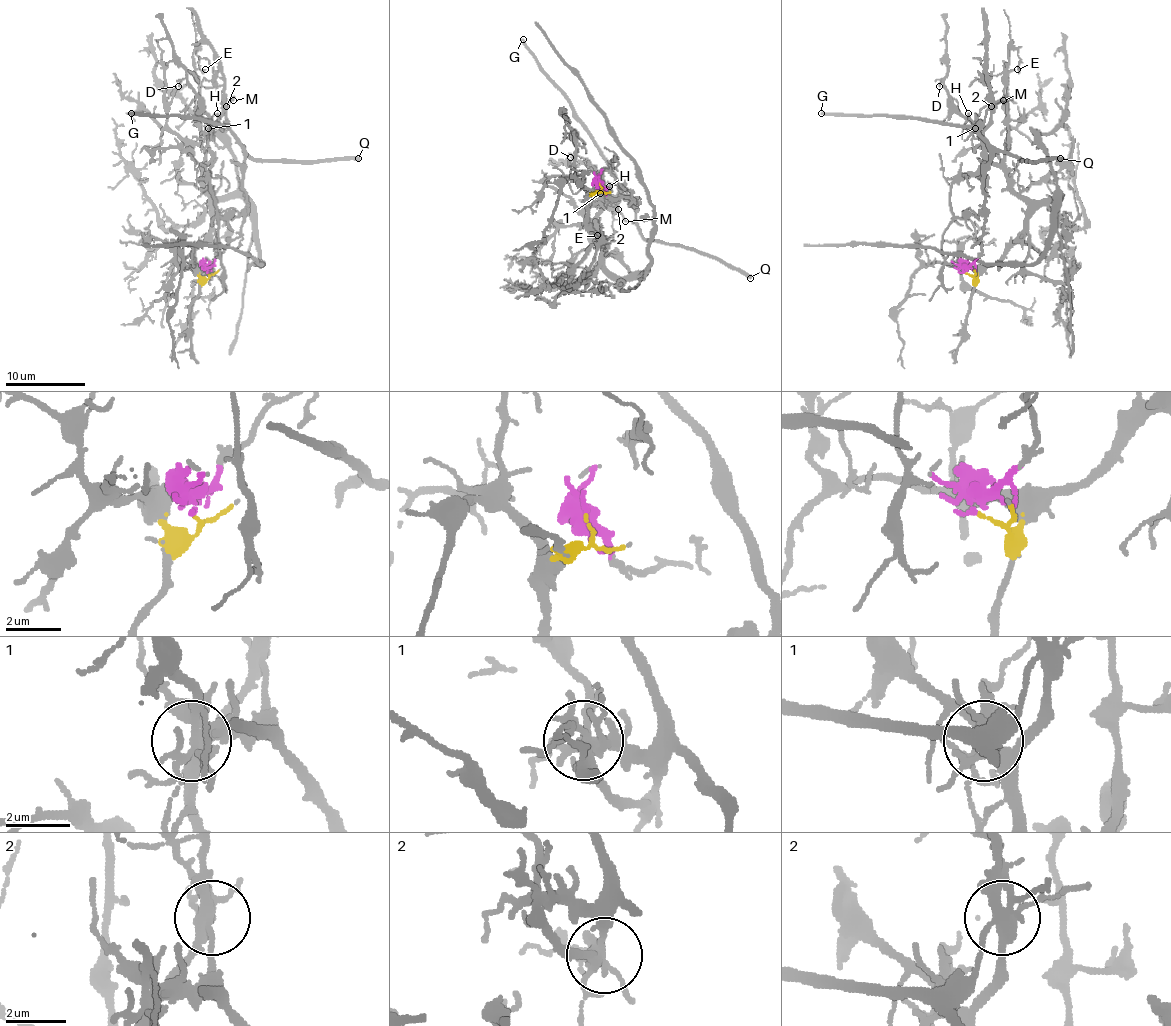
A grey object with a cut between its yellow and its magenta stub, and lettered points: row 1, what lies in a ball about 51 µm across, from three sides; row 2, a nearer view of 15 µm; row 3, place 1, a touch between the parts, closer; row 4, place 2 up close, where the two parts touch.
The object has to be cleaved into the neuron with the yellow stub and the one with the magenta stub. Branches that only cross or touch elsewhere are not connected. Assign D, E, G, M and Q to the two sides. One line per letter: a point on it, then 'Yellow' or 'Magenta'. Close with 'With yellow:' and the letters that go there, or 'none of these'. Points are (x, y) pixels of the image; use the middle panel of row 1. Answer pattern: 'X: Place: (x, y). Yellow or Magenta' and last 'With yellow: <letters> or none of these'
D: Place: (570, 157). Yellow
E: Place: (597, 235). Yellow
G: Place: (523, 39). Magenta
M: Place: (625, 221). Magenta
Q: Place: (750, 278). Magenta
With yellow: D, E

